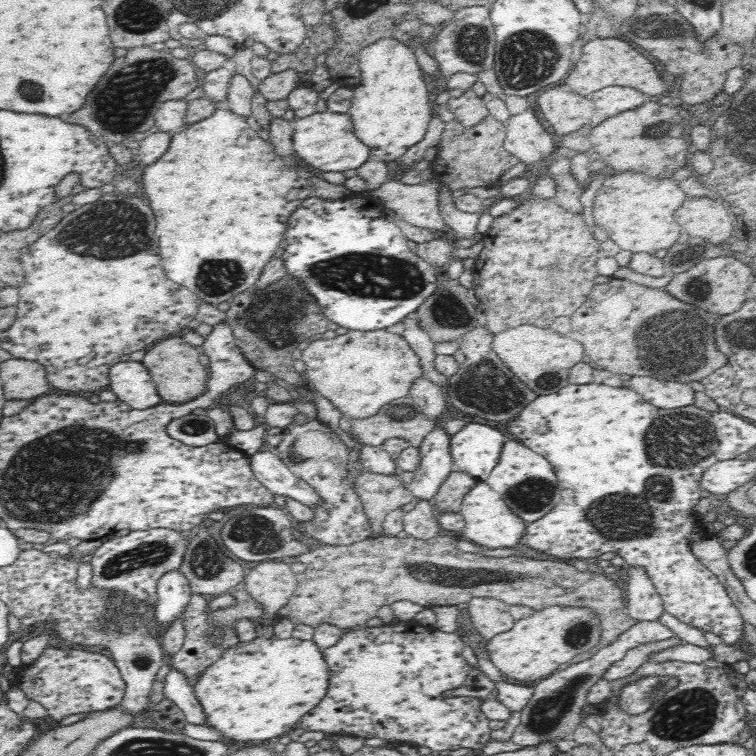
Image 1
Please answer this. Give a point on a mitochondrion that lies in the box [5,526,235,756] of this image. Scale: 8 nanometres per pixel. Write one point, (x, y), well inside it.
(151, 554)

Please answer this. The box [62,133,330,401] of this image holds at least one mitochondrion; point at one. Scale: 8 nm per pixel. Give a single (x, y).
(274, 316)

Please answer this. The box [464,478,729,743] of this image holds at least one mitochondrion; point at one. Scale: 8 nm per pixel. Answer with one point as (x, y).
(547, 715)

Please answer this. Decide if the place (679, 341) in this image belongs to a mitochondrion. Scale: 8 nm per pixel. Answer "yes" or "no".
yes

